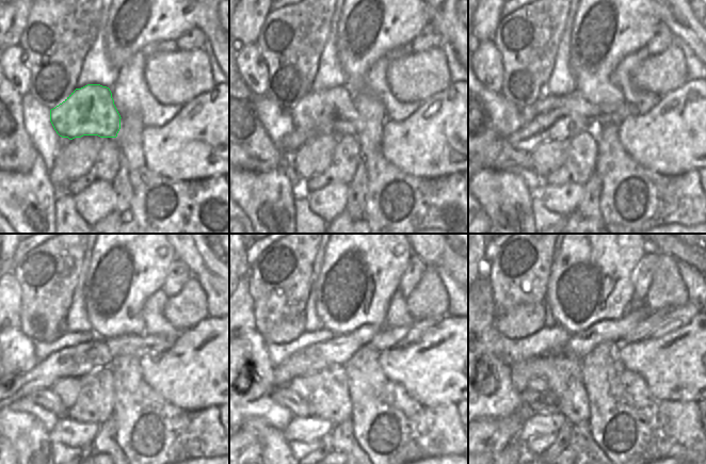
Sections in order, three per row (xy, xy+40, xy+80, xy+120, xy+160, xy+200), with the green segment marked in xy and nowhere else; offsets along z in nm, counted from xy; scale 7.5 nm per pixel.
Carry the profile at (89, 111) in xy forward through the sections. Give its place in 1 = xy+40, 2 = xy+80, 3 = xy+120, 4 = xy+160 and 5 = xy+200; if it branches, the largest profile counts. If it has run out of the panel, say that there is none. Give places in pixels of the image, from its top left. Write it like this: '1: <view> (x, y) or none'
1: xy+40 (333, 112)
2: xy+80 (575, 102)
3: xy+120 (138, 346)
4: xy+160 (389, 337)
5: xy+200 (658, 322)

